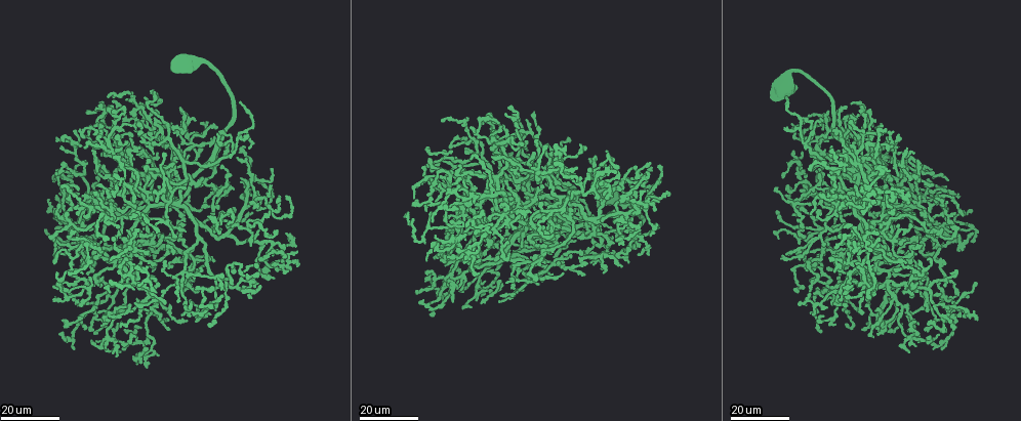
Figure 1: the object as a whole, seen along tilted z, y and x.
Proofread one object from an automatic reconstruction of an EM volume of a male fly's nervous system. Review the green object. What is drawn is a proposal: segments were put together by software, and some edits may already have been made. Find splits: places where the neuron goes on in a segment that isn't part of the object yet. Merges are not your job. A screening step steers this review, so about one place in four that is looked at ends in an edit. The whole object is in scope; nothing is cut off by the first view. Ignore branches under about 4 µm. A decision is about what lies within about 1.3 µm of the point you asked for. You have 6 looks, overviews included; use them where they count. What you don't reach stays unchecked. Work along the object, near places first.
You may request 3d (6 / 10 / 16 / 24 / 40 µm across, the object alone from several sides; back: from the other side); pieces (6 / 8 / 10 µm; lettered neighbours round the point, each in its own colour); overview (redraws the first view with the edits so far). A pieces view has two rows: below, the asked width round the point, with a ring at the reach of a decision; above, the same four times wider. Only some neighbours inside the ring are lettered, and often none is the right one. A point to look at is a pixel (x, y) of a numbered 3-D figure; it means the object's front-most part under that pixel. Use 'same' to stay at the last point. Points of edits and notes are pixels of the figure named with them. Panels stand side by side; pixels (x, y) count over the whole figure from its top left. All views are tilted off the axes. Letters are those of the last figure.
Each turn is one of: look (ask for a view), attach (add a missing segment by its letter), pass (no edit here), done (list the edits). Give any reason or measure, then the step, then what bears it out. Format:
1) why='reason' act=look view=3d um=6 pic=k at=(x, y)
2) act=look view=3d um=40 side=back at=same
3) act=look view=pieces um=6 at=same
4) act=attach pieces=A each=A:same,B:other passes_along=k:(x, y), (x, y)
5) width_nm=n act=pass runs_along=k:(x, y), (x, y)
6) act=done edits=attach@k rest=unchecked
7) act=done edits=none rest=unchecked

why='an open end' act=look view=3d um=16 pic=1 at=(463, 292)

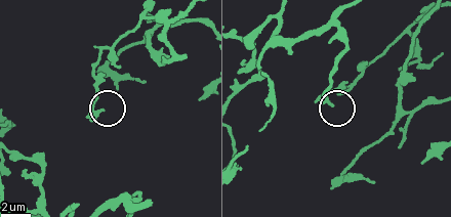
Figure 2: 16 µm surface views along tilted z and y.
act=look view=pieces um=8 pic=2 at=(101, 112)

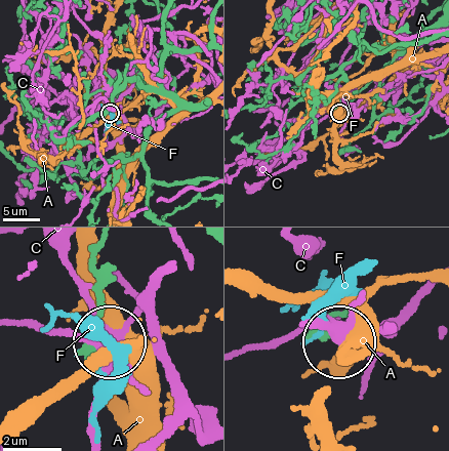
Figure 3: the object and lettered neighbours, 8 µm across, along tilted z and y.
width_nm=250 act=pass each=A:other,C:other,F:other found='no lettered segment goes on from it'

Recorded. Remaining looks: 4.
why='an open end' act=look view=3d um=16 pic=1 at=(463, 289)

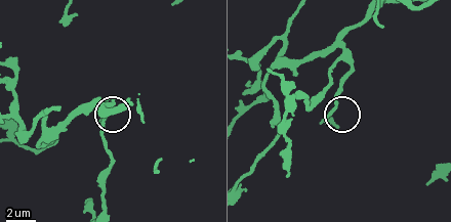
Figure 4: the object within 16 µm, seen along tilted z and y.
why='what lies round it' act=look view=pieces um=8 pic=4 at=(329, 113)

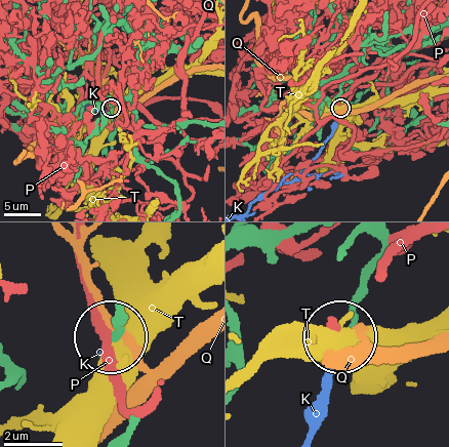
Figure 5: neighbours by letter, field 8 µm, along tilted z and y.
act=attach pieces=K each=K:same,P:other,Q:other,T:other passes_along=5:(372, 273), (310, 435) found='the neuron continues'

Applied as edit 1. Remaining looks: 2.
act=done edits=attach@5 rest=unchecked

